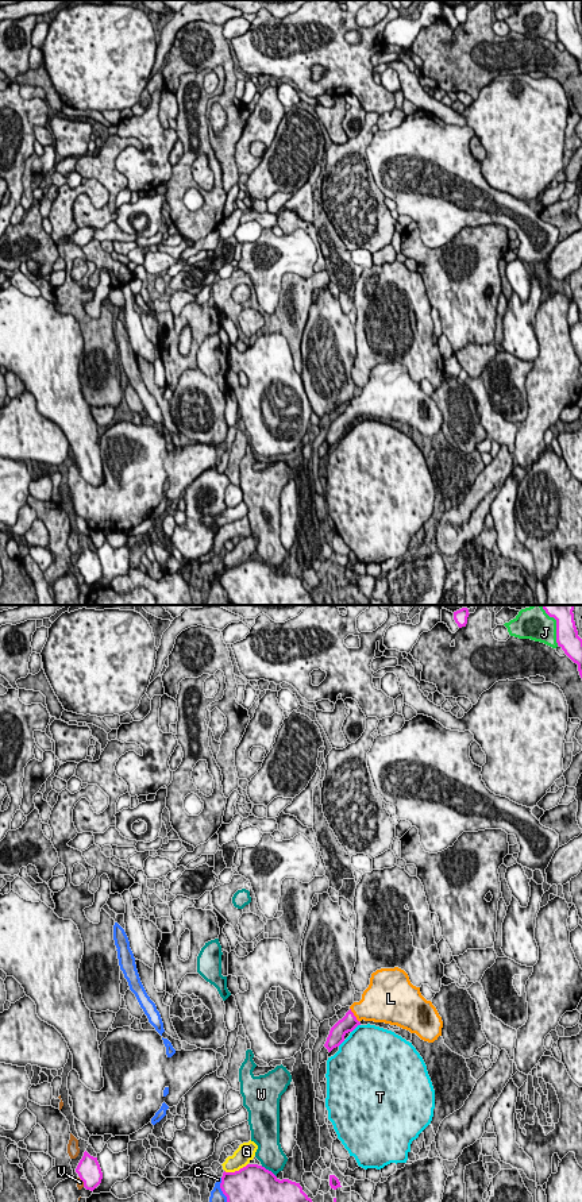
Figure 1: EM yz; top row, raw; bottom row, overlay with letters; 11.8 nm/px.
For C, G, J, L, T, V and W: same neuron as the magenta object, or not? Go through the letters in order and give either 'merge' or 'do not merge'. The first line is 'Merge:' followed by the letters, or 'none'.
Merge: L
C: do not merge
G: do not merge
J: do not merge
L: merge
T: do not merge
V: do not merge
W: do not merge

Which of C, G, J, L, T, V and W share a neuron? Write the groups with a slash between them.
C / G / J / L / T / V / W

